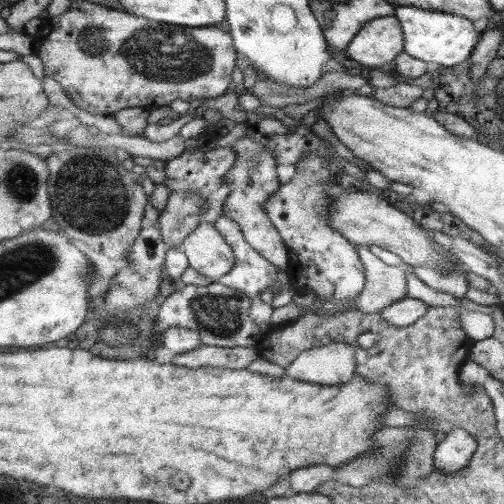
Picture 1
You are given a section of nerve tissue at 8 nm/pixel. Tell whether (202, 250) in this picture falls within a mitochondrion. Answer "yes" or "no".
no

